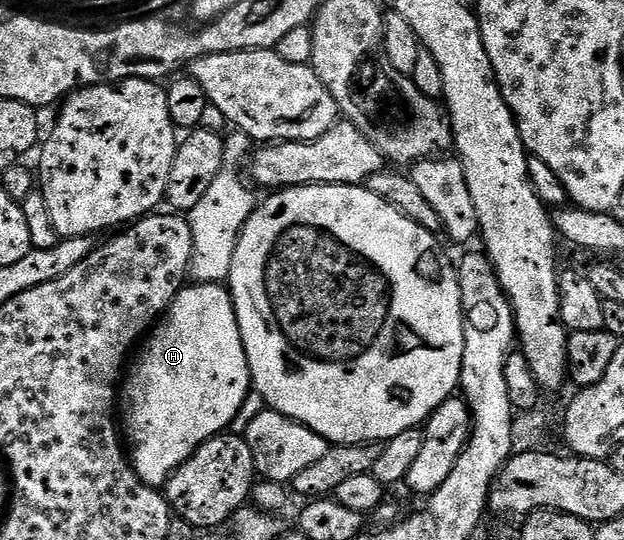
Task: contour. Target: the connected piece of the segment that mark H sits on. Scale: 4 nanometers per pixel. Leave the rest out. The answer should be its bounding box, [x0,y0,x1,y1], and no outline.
[118,282,253,490]

